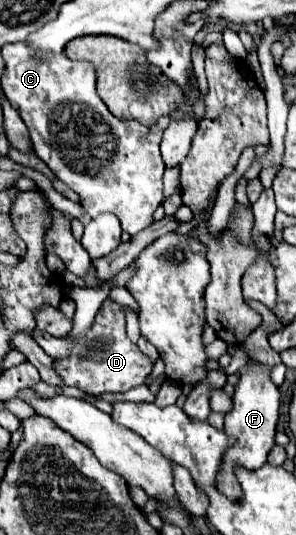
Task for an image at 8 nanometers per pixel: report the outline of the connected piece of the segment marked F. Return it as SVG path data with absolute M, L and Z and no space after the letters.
M246 365L240 369L240 381L236 385L234 393L234 409L224 419L224 433L234 437L236 443L226 449L220 471L216 475L216 489L228 497L230 501L242 499L240 483L234 475L234 467L240 465L244 469L260 469L266 463L268 451L274 447L274 433L276 433L276 421L278 421L278 409L280 409L280 391L270 381L270 369L264 365Z

